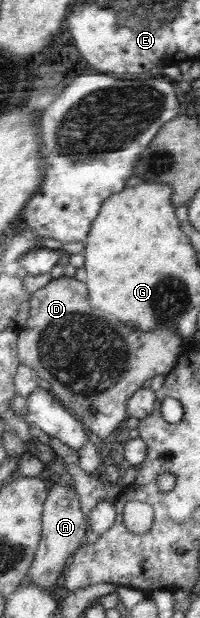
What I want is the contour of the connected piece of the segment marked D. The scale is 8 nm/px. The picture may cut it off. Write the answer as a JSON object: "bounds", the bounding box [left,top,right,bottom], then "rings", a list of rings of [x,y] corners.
{"bounds":[18,277,184,439],"rings":[[[75,277],[52,279],[46,287],[31,295],[31,303],[30,320],[22,329],[18,342],[20,363],[32,366],[42,379],[51,383],[50,389],[63,405],[102,439],[112,436],[122,420],[129,418],[129,402],[144,388],[146,380],[152,380],[158,374],[170,374],[180,362],[184,338],[178,332],[152,330],[142,336],[140,330],[126,326],[101,308],[94,308],[89,285]]]}

